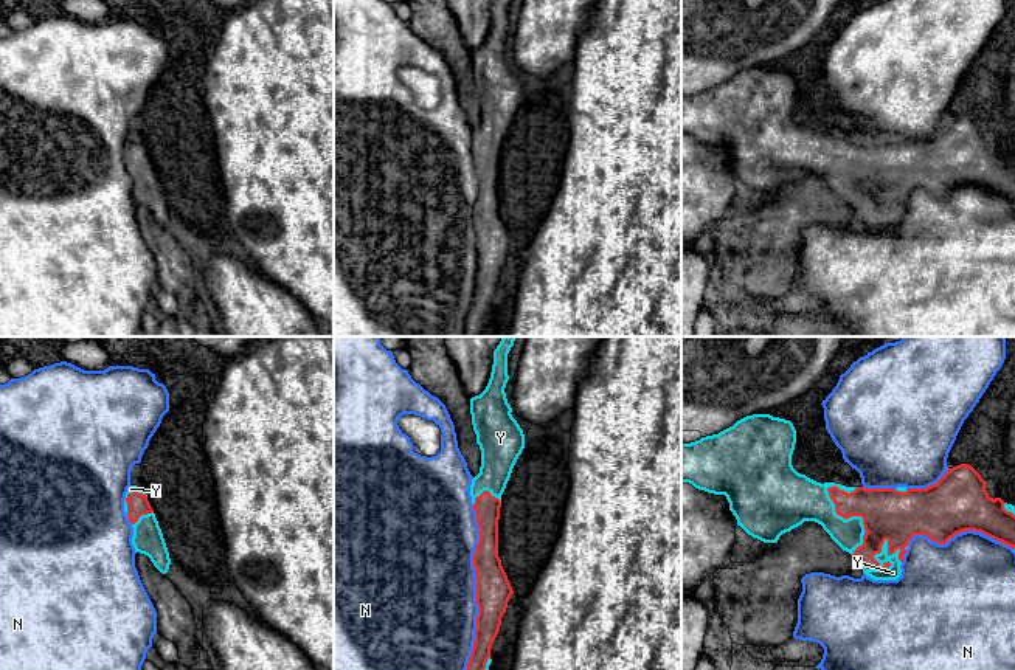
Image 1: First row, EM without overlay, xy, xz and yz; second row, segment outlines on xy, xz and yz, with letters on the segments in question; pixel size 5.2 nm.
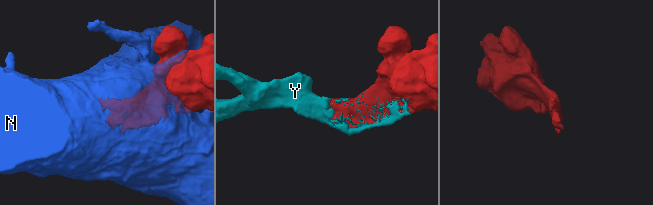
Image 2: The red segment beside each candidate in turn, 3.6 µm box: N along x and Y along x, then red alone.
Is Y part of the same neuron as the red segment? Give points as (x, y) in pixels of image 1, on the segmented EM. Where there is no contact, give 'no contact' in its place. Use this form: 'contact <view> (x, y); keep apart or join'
contact yz (876, 552); join

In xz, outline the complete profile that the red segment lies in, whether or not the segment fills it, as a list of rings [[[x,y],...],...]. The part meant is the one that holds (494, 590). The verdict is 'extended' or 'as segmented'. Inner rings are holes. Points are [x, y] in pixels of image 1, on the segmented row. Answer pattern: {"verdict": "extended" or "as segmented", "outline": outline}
{"verdict": "extended", "outline": [[[503,337],[494,351],[494,364],[486,389],[470,399],[472,425],[481,450],[480,473],[472,479],[470,496],[480,541],[473,554],[476,577],[476,630],[466,670],[489,670],[490,648],[501,617],[514,594],[498,557],[498,520],[501,495],[512,468],[525,448],[525,434],[512,417],[506,399],[508,354],[517,337]]]}

